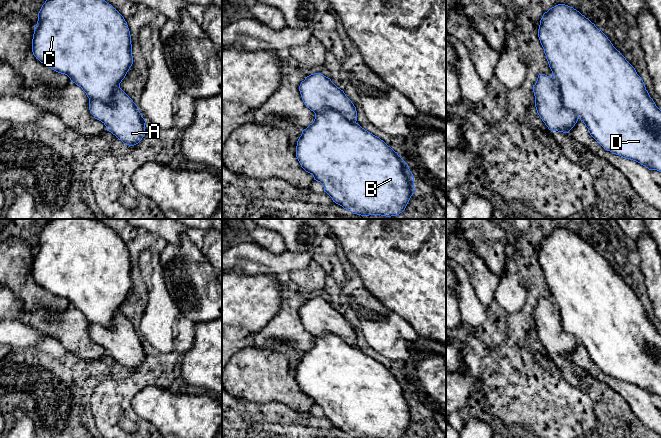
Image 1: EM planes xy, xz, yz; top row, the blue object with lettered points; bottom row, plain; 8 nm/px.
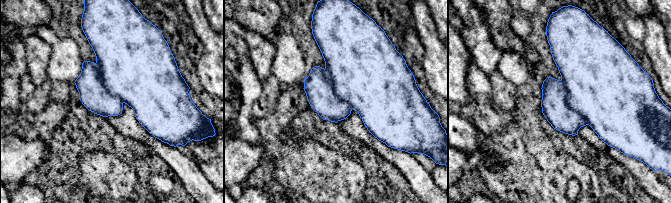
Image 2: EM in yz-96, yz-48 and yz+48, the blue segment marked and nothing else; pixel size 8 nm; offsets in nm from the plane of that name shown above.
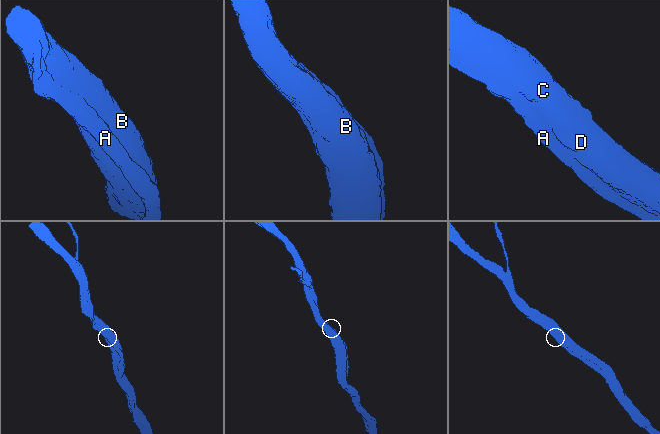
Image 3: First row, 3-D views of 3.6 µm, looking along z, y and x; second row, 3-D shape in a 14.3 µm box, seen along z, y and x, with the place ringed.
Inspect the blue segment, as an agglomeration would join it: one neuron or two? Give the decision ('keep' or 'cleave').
keep

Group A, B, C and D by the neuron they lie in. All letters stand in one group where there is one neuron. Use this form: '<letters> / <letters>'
A B C D

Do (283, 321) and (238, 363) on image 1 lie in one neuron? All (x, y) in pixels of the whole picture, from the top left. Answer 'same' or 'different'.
same

